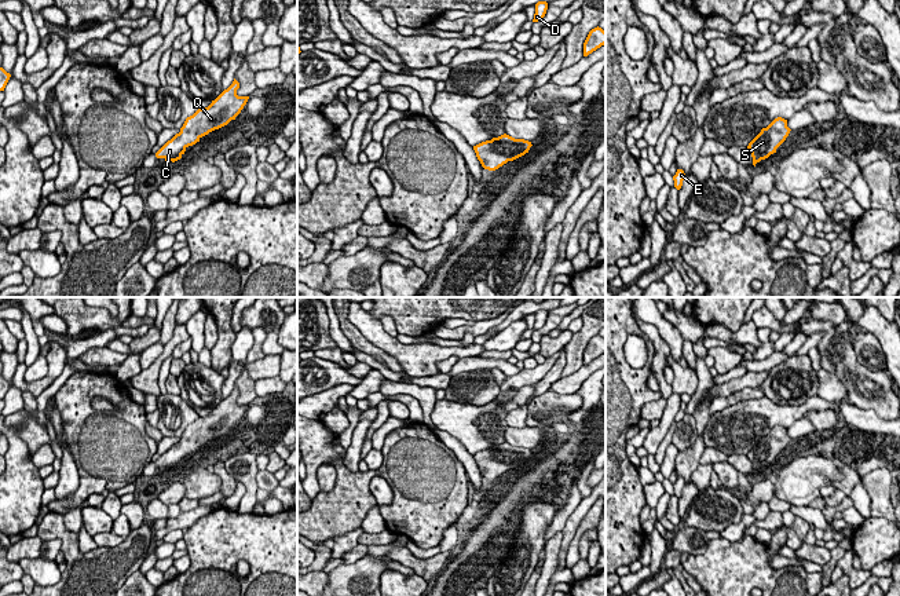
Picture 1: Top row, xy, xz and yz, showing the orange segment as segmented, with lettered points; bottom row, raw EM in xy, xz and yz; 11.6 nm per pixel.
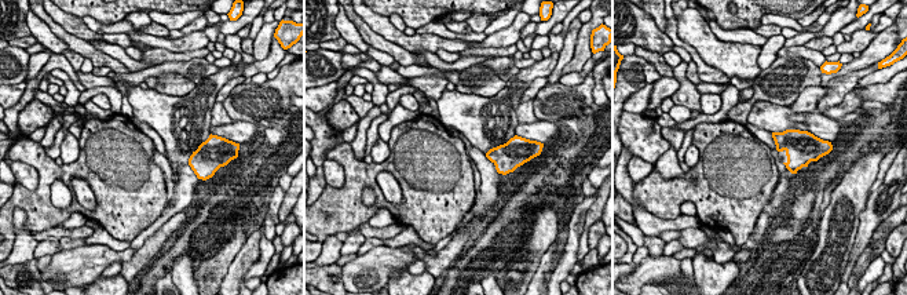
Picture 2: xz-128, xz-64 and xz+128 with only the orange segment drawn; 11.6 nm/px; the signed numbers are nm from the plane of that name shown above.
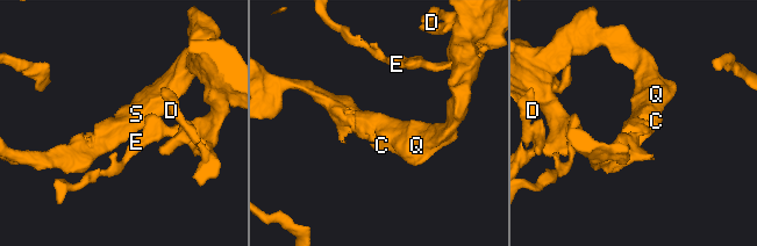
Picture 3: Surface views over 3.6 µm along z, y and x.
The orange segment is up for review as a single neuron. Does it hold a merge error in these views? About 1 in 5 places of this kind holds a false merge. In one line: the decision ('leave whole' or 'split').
leave whole

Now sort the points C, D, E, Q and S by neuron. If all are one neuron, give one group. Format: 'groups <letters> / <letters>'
groups C D E Q S

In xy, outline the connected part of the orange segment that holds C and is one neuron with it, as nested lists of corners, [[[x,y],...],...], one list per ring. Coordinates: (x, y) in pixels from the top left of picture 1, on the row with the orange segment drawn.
[[[234,78],[233,84],[224,89],[205,109],[198,109],[193,116],[187,117],[180,132],[168,140],[157,153],[157,158],[165,161],[178,161],[189,146],[195,145],[209,132],[227,125],[241,113],[249,96],[238,96],[239,83]]]

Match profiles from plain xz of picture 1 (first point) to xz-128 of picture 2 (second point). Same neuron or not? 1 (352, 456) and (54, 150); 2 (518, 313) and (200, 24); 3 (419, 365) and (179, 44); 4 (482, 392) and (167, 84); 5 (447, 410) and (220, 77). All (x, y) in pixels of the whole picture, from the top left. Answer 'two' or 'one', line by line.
1: two
2: one
3: two
4: one
5: one

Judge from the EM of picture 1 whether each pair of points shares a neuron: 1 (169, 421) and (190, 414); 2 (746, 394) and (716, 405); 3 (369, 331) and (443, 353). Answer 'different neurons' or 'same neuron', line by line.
1: same neuron
2: same neuron
3: same neuron

